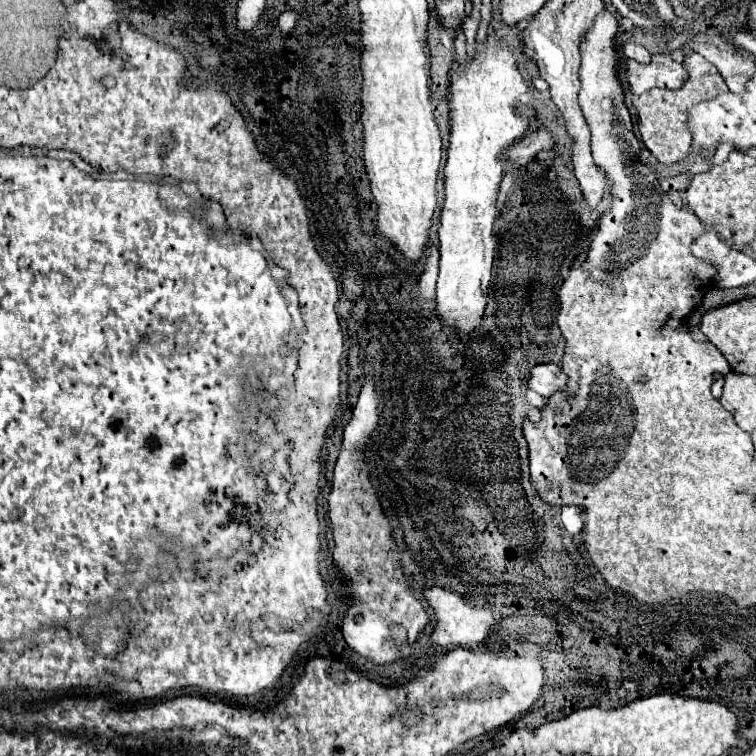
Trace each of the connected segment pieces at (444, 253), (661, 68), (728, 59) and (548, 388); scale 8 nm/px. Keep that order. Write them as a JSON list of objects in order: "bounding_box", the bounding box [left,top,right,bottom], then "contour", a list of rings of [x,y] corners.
[{"bounding_box":[437,37,529,335],"contour":[[[457,37],[455,39],[455,61],[451,69],[451,121],[449,121],[449,147],[447,147],[447,165],[445,165],[445,203],[441,211],[441,225],[439,225],[439,277],[437,277],[437,319],[445,327],[455,329],[461,335],[469,335],[475,329],[481,327],[481,317],[485,311],[487,303],[487,287],[491,279],[491,265],[493,265],[493,255],[495,255],[495,245],[497,241],[491,237],[493,235],[493,223],[499,217],[497,209],[497,193],[499,193],[499,183],[503,179],[503,163],[501,155],[515,143],[515,139],[523,137],[527,131],[527,117],[521,117],[515,109],[515,105],[527,95],[529,87],[523,81],[515,59],[511,51],[499,43],[491,47],[487,39],[477,43],[475,55],[471,63],[467,63],[465,55],[465,39]]]},{"bounding_box":[627,55,687,95],"contour":[[[653,55],[651,63],[639,65],[627,61],[627,83],[633,95],[641,95],[653,87],[677,89],[685,83],[687,71],[681,63],[675,63],[671,55]]]},{"bounding_box":[689,41,755,91],"contour":[[[691,41],[689,45],[699,55],[703,55],[707,61],[717,63],[719,73],[723,75],[723,79],[731,91],[745,89],[745,79],[749,79],[749,75],[753,75],[753,71],[755,71],[755,63],[749,57],[743,57],[741,53],[735,53],[735,51],[719,49],[707,41]]]},{"bounding_box":[527,363,567,397],"contour":[[[553,363],[531,367],[531,377],[529,377],[529,383],[527,383],[529,389],[539,393],[541,397],[551,397],[557,389],[565,389],[567,375],[559,369],[561,367],[553,365]]]}]

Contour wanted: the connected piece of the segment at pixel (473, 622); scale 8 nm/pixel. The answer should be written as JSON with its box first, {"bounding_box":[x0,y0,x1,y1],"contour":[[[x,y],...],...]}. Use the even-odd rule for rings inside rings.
{"bounding_box":[423,587,495,647],"contour":[[[423,587],[423,597],[429,603],[429,607],[435,611],[435,627],[431,631],[431,641],[441,647],[473,647],[481,643],[491,627],[495,625],[495,619],[491,615],[489,607],[471,607],[465,597],[461,597],[455,591],[447,591],[441,587]]]}

